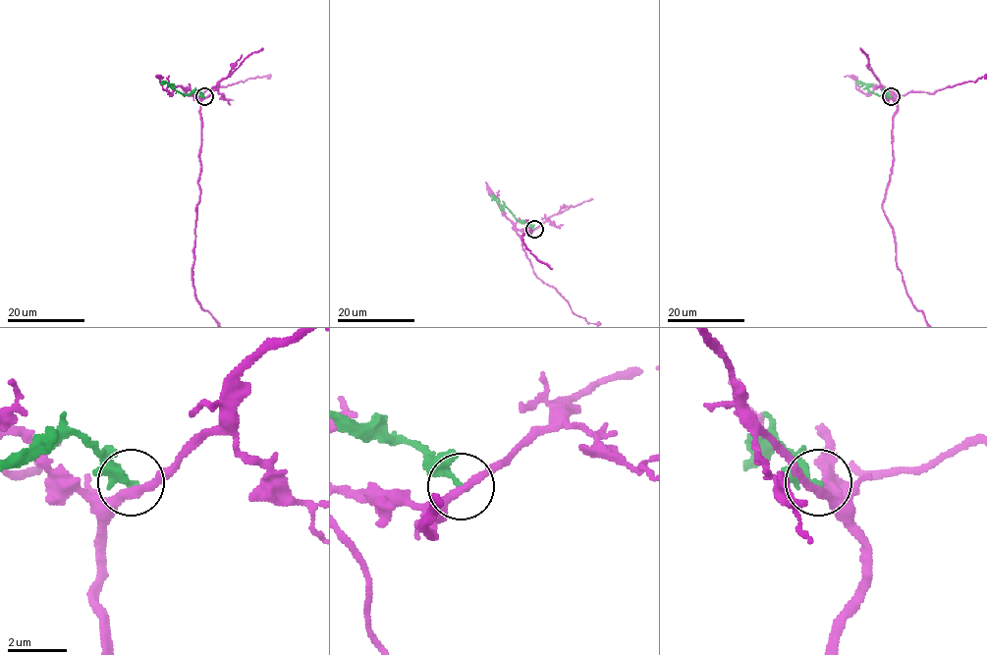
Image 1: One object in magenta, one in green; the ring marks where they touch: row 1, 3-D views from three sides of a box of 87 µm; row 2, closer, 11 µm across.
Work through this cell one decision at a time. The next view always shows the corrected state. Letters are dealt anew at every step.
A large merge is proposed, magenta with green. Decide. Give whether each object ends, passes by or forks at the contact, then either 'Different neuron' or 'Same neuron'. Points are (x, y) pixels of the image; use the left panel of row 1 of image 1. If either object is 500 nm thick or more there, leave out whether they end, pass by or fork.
At the ring magenta passes by. At the ring green ends. Different neuron

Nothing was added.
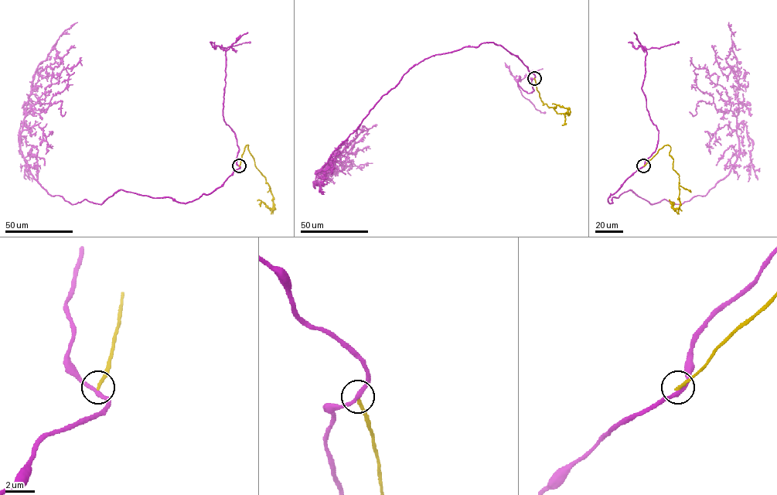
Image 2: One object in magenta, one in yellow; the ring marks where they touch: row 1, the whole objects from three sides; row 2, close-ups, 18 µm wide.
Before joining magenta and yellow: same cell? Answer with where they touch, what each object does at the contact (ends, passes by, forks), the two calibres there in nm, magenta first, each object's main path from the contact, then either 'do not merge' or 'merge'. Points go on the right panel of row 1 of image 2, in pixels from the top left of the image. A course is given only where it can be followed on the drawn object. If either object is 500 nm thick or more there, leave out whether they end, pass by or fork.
at (643, 165); magenta passes by; yellow ends there; 260 nm thick on the magenta side, 200 nm on the other; magenta runs (644, 166), (609, 203), (630, 189), (652, 204), (682, 204), (729, 172), (739, 150), (739, 78), (728, 22); yellow runs (644, 165), (663, 146), (669, 145), (673, 168), (679, 175), (680, 204), (673, 209), (670, 202), (672, 206); do not merge

